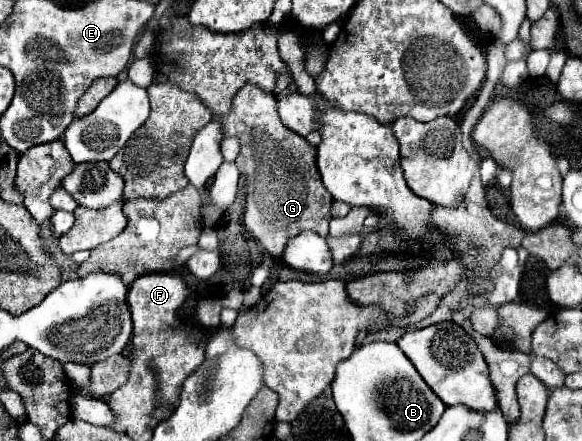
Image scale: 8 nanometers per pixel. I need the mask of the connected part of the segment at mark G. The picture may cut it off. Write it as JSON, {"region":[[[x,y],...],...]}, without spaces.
{"region":[[[246,84],[236,94],[232,112],[216,120],[222,124],[224,136],[238,136],[242,140],[236,166],[248,182],[244,224],[266,248],[266,252],[274,258],[282,258],[286,240],[304,230],[318,232],[322,238],[326,238],[334,198],[326,192],[316,168],[316,148],[310,146],[306,138],[282,124],[276,112],[276,98],[254,84]]]}

